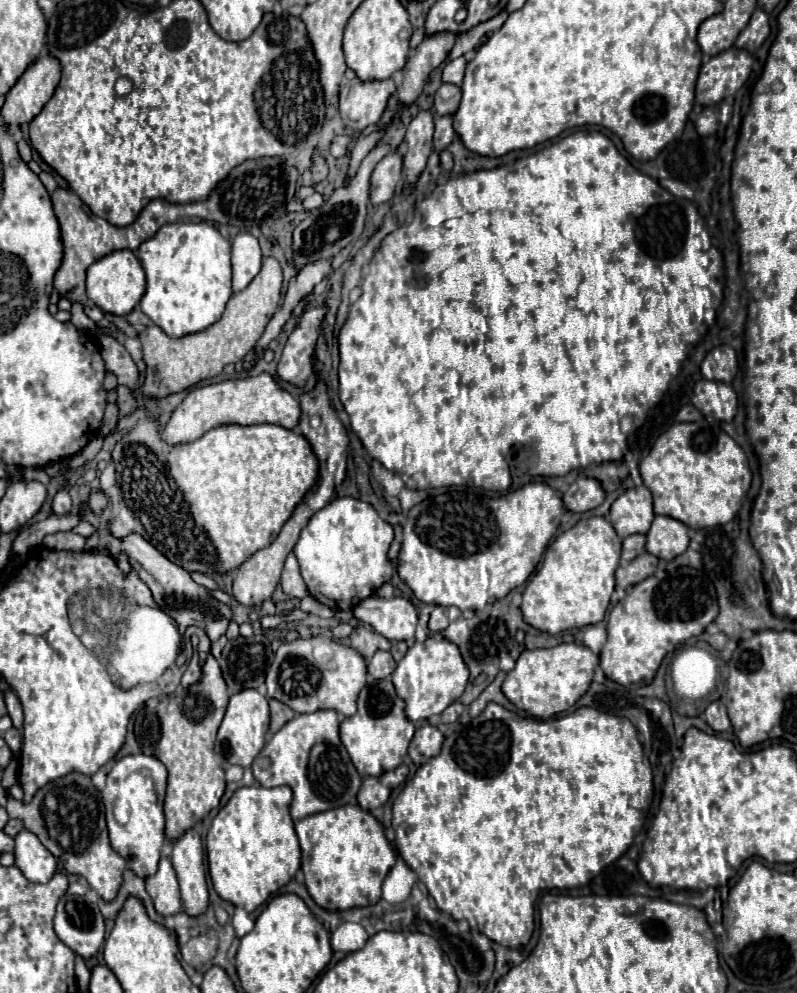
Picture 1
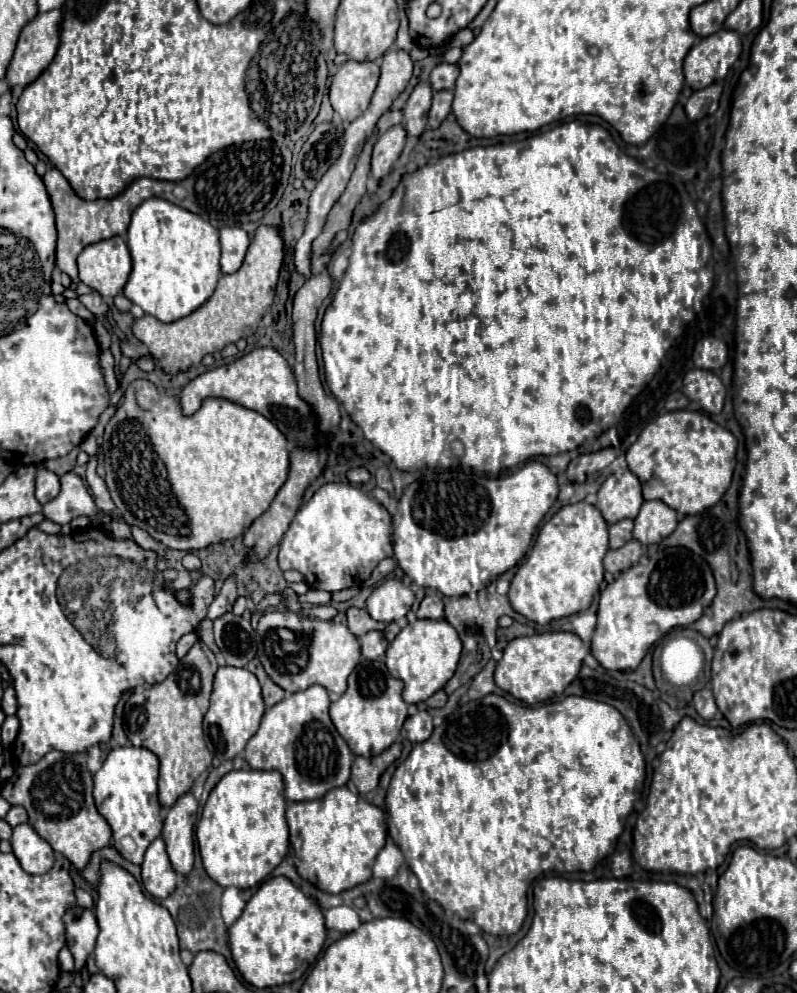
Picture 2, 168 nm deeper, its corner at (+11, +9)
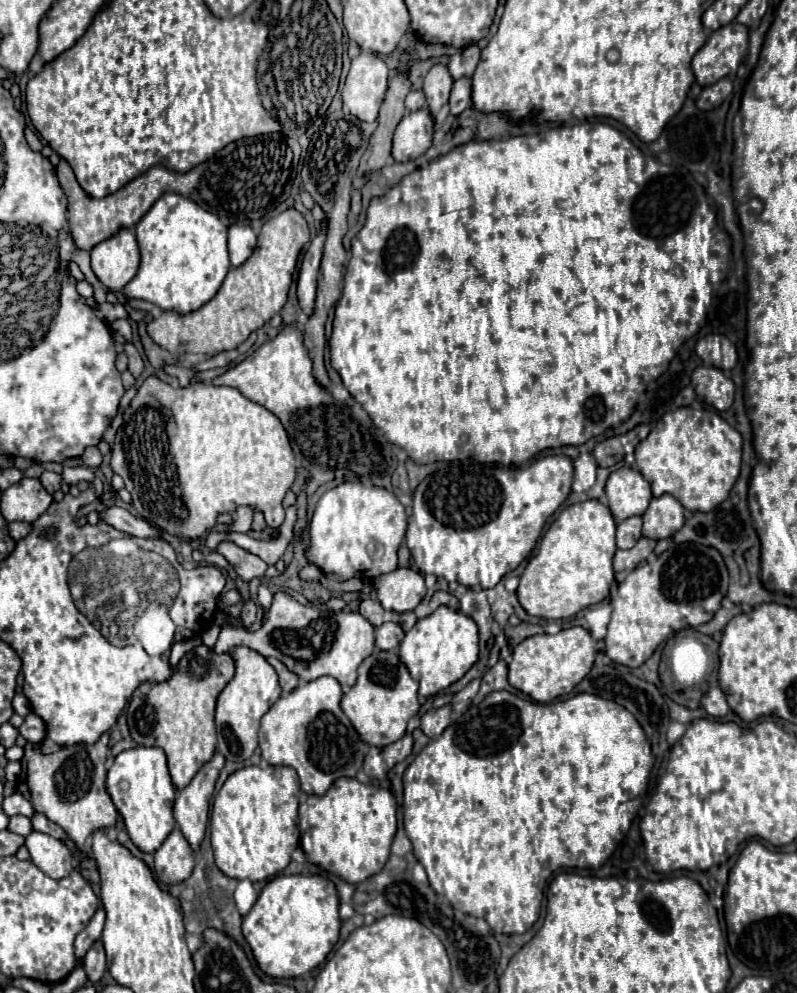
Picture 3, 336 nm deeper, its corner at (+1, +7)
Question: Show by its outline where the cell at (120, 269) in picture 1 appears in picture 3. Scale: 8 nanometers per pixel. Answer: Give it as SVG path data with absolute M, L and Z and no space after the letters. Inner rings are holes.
M121 229L111 239L91 249L91 269L111 291L121 291L139 269L139 247L135 233Z

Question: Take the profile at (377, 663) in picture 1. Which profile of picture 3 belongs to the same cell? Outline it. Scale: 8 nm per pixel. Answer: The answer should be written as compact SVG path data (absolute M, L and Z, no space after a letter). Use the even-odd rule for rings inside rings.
M383 623L375 629L375 647L381 651L393 651L399 647L403 635L405 633L397 623Z

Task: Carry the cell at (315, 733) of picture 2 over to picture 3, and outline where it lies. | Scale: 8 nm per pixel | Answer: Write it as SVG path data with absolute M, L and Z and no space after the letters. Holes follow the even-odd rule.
M333 677L301 683L263 715L259 729L261 757L269 765L293 767L307 795L323 795L339 777L355 777L363 765L369 745L359 739L341 711L341 685Z

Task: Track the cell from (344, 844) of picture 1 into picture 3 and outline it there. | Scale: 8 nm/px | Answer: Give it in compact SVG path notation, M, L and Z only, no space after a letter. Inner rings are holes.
M341 777L325 795L309 795L299 809L301 849L307 861L347 883L361 883L377 875L387 859L397 831L397 803L389 789L363 785L357 779Z

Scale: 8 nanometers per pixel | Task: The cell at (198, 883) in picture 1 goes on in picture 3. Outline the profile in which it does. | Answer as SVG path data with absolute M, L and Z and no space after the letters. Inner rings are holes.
M215 753L213 759L199 769L193 781L177 793L173 817L193 851L199 851L199 845L205 837L207 819L209 819L209 801L215 791L215 781L223 765L225 757L221 753Z

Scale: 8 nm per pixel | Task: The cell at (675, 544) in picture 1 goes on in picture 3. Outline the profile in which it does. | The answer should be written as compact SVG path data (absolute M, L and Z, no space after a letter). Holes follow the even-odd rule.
M671 495L657 497L643 513L643 535L649 539L673 537L685 525L685 509Z

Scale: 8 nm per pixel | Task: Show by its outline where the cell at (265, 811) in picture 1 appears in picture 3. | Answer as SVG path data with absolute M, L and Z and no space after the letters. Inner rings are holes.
M243 767L227 777L223 787L213 799L211 809L211 845L215 865L231 879L267 881L281 873L291 853L299 845L297 803L299 779L291 767Z

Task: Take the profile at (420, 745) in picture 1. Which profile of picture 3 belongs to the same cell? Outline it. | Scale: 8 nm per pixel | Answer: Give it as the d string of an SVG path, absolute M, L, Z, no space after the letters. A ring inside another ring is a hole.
M445 705L445 707L441 707L441 709L429 709L425 715L421 715L421 725L419 725L419 729L421 729L427 737L435 739L435 737L439 737L439 735L445 731L445 727L449 725L449 715L451 715L451 705Z

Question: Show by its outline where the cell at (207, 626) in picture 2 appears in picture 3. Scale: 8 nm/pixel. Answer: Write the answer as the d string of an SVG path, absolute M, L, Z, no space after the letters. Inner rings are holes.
M269 657L267 661L269 661L269 665L271 665L271 667L277 671L277 675L279 675L279 685L281 685L281 689L283 689L283 695L289 695L293 689L299 687L299 679L297 679L293 673L287 673L287 669L283 669L283 665L279 665L279 661L275 661L273 657Z

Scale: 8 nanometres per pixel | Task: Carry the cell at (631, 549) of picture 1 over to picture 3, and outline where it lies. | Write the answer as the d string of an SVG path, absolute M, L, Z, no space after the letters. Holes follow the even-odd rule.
M629 517L617 523L617 547L631 549L641 539L641 517Z

